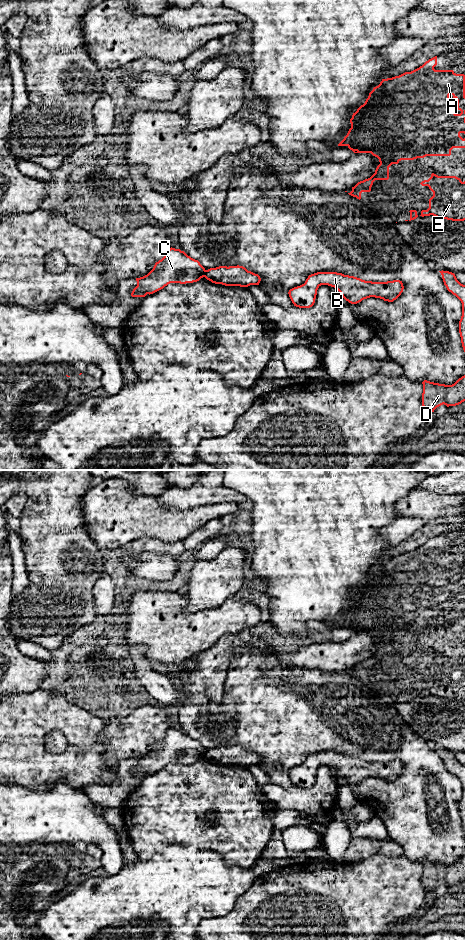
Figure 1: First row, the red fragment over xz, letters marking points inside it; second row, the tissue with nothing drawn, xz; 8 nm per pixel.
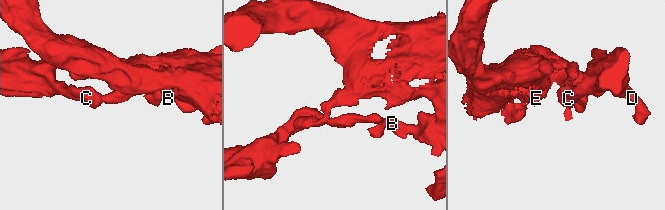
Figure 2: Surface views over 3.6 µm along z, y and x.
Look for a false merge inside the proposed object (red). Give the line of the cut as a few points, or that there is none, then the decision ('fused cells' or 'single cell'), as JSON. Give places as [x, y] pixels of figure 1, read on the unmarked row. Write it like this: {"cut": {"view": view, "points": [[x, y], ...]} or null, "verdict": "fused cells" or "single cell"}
{"cut": {"view": "xz", "points": [[206, 750], [203, 756]]}, "verdict": "fused cells"}

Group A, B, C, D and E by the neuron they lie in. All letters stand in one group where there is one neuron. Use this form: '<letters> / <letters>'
A B D E / C

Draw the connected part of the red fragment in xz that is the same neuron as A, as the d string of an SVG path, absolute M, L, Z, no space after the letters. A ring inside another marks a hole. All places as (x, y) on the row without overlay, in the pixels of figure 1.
M437 536L426 541L419 548L411 551L405 552L399 556L392 558L382 559L380 564L373 568L369 573L368 578L365 583L361 585L355 593L353 593L350 599L351 608L349 609L347 615L338 624L338 626L347 626L354 633L371 633L373 636L379 639L380 644L377 646L375 653L368 659L358 662L352 671L348 673L349 675L361 679L362 672L370 672L373 662L375 660L388 660L389 659L389 647L392 644L398 644L401 640L414 640L417 638L424 638L426 636L450 636L451 630L453 628L465 628L465 618L463 619L460 614L465 614L465 555L456 554L453 550L435 550L434 547L437 545ZM453 579L457 580L457 589L461 591L460 594L455 594L453 589Z

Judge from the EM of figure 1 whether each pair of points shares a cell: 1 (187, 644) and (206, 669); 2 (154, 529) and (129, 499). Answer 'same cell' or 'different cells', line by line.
1: different cells
2: same cell

